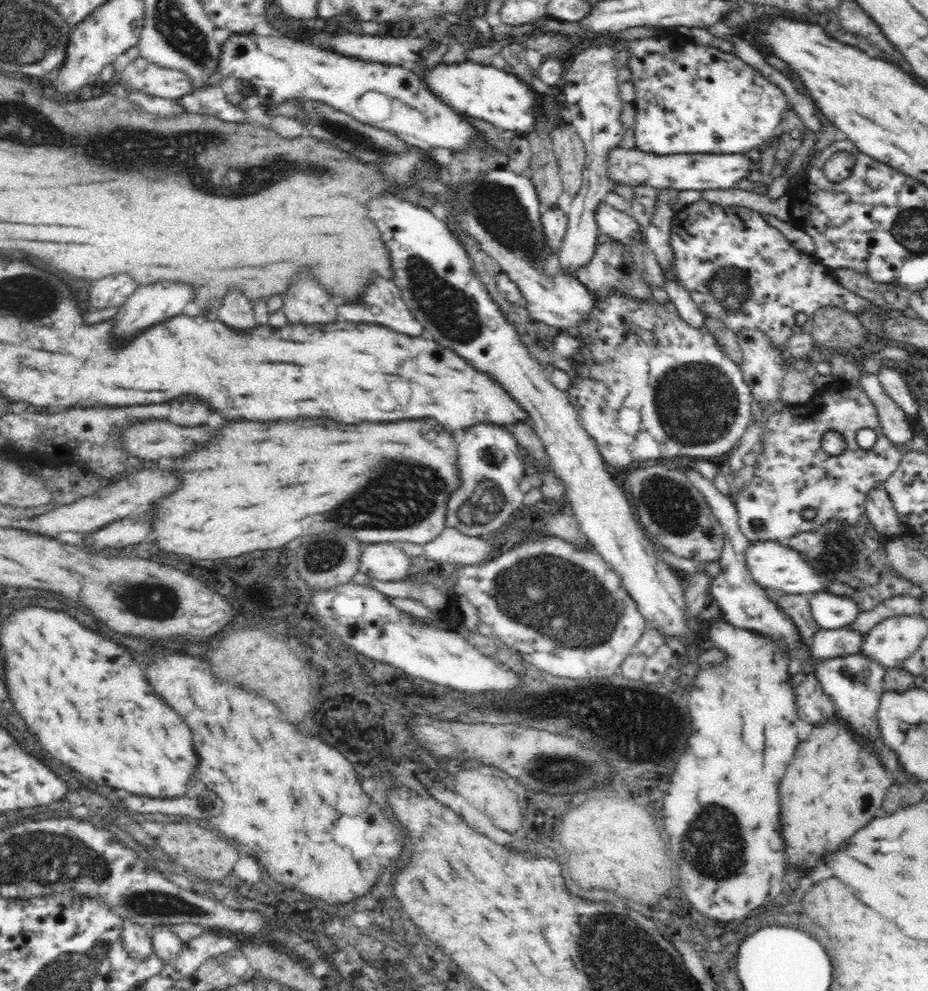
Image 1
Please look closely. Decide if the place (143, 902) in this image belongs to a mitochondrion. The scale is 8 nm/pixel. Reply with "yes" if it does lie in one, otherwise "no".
yes

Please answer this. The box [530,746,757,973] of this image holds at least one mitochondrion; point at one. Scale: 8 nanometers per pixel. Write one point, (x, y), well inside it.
(713, 836)

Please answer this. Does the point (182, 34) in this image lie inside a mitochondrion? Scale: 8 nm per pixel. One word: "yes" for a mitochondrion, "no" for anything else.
yes

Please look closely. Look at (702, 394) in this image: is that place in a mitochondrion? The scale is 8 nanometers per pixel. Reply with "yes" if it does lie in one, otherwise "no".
yes

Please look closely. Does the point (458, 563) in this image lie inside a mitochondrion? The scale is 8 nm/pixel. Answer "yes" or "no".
no

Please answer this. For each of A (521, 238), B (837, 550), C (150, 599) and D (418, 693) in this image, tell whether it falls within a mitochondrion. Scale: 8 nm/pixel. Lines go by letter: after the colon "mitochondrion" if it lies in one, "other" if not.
A: mitochondrion
B: mitochondrion
C: mitochondrion
D: other

